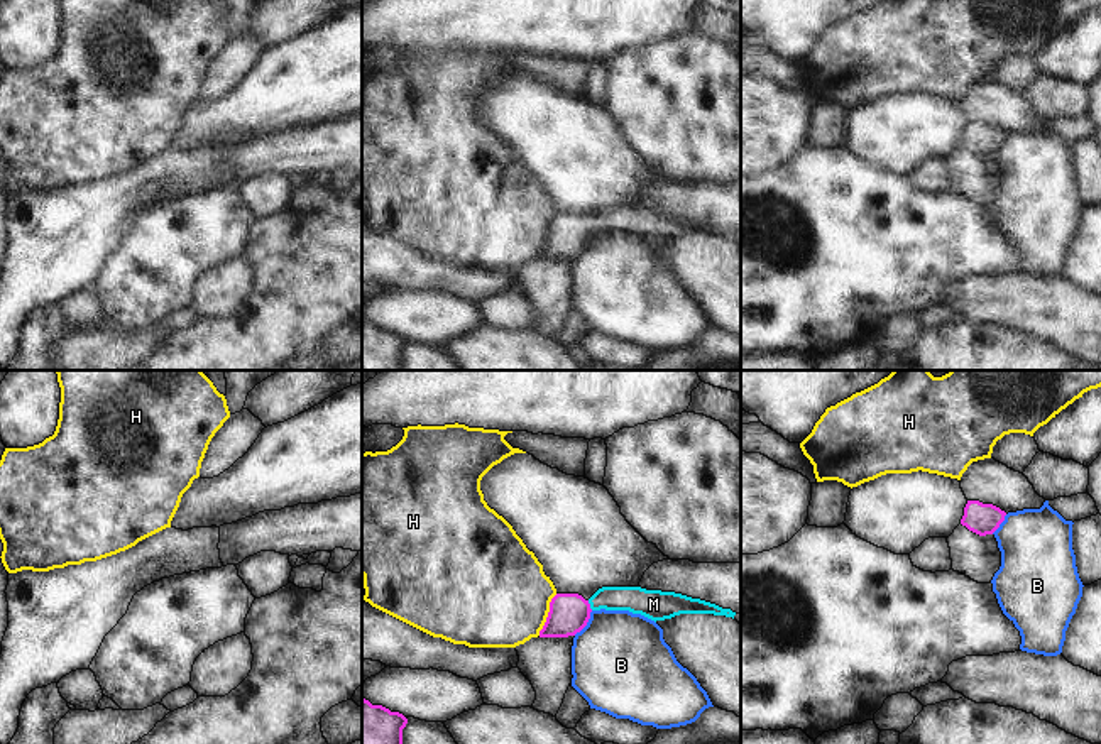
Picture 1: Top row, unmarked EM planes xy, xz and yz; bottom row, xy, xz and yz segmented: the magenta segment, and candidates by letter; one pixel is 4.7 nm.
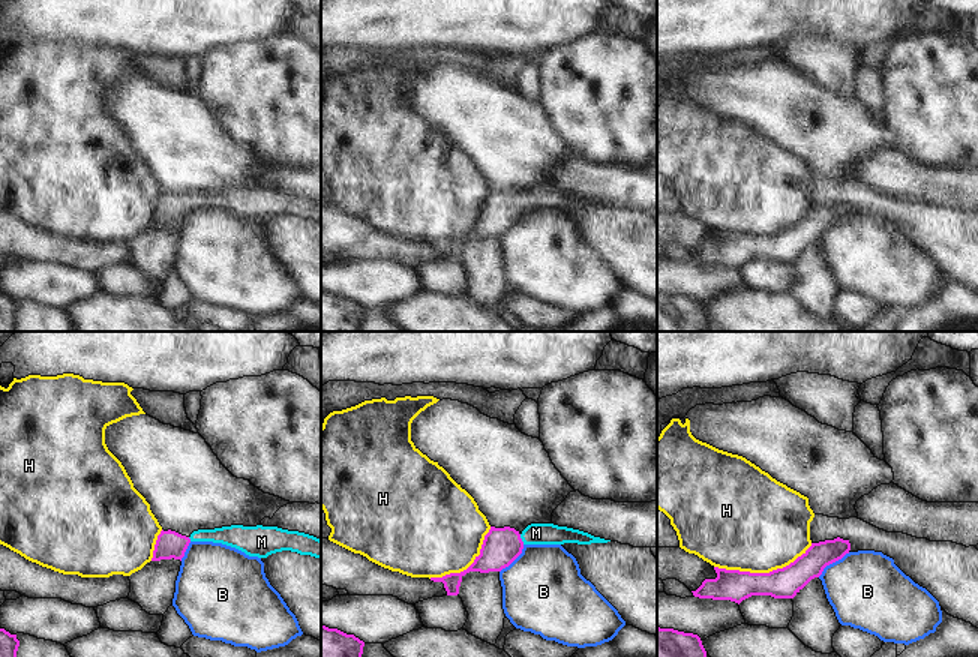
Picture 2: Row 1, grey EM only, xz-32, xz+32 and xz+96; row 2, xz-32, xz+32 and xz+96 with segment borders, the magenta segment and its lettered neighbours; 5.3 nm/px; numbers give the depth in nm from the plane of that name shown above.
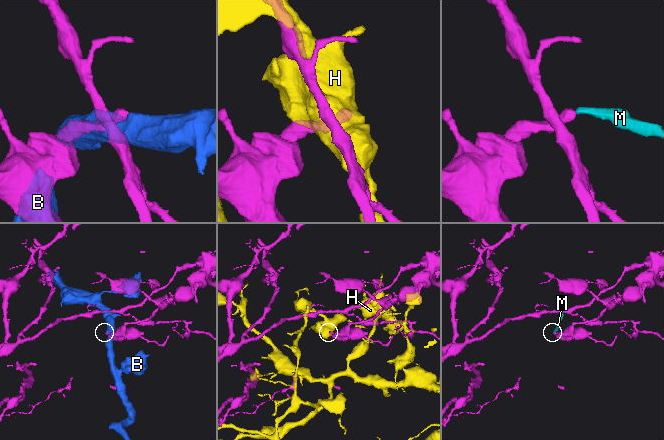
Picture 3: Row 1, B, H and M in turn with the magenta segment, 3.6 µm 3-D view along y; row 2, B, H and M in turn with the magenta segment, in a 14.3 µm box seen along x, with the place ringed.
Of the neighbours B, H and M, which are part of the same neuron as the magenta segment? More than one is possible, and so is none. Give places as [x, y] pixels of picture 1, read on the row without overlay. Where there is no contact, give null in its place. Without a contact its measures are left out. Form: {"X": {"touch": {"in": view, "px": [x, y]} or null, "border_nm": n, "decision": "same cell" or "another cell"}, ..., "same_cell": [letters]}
{"B": {"touch": {"in": "xz", "px": [586, 246]}, "border_nm": 150, "decision": "another cell"}, "H": {"touch": {"in": "xz", "px": [548, 235]}, "border_nm": 220, "decision": "another cell"}, "M": {"touch": {"in": "xz", "px": [589, 227]}, "border_nm": 50, "decision": "same cell"}, "same_cell": ["M"]}

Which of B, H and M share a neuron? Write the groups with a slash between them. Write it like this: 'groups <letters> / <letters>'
groups B / H / M

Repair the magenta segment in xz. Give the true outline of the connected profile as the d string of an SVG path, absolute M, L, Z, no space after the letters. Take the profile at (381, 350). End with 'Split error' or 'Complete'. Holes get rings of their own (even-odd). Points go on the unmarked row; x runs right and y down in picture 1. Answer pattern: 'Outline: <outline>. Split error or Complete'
Outline: M362 320L362 370L401 370L408 340Z. Complete

